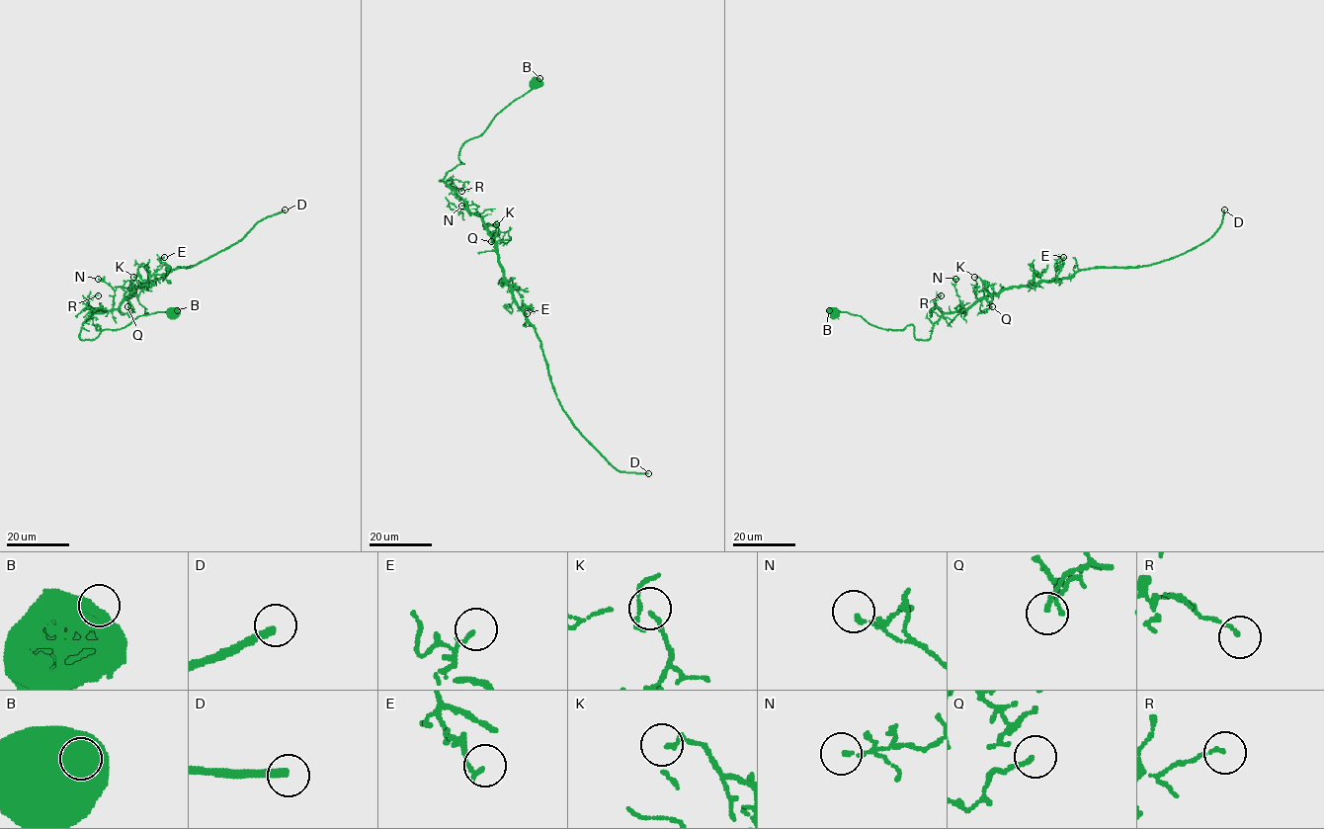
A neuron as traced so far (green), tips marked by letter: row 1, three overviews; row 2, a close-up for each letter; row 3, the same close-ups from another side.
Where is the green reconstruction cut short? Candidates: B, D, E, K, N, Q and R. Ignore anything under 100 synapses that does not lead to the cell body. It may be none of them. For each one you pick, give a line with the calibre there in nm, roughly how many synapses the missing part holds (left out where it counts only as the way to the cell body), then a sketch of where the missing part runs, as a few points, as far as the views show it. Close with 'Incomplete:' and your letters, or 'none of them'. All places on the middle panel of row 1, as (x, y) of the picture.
D: 280 nm thick; about 120 synapses
Incomplete: D

